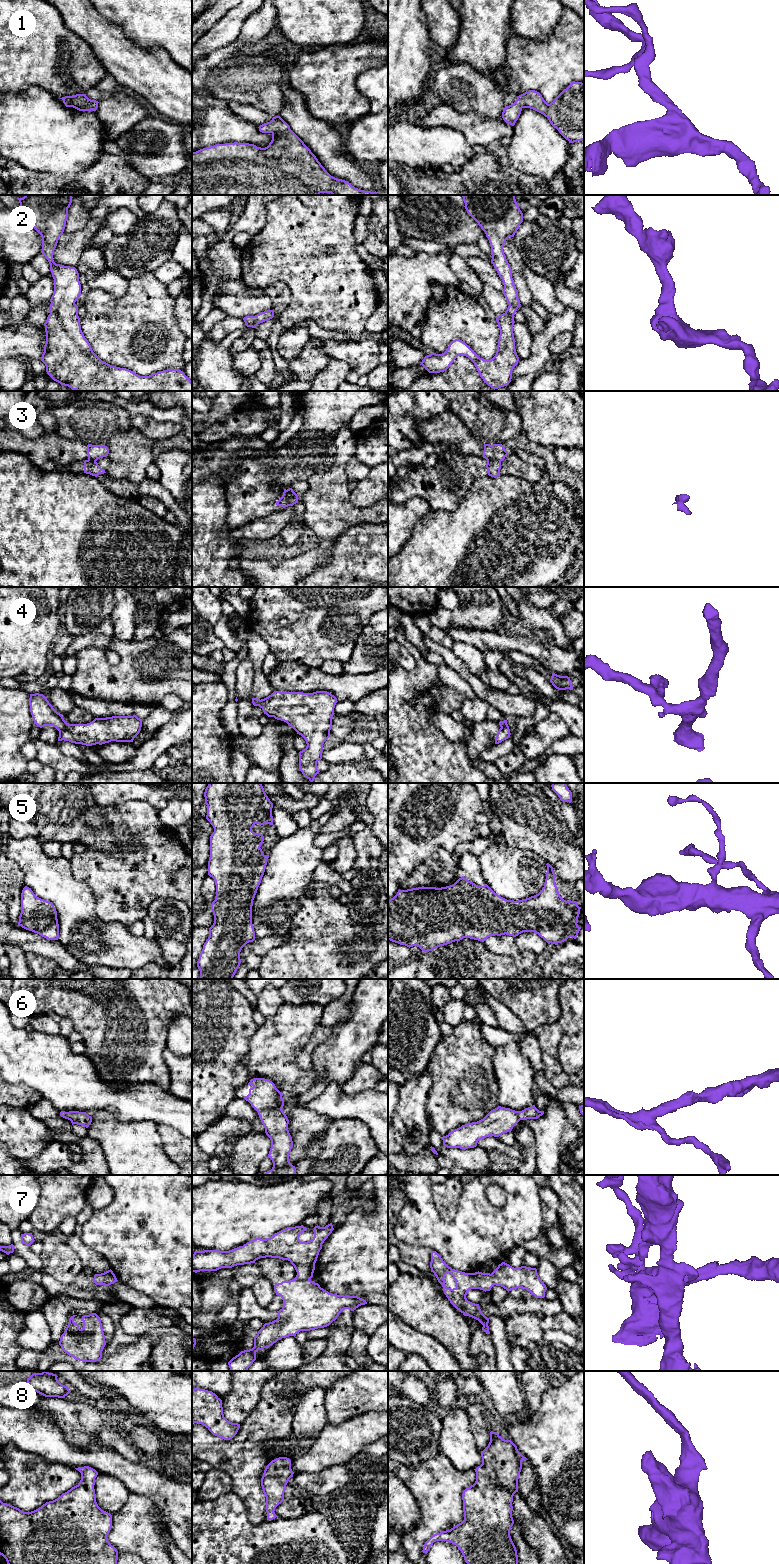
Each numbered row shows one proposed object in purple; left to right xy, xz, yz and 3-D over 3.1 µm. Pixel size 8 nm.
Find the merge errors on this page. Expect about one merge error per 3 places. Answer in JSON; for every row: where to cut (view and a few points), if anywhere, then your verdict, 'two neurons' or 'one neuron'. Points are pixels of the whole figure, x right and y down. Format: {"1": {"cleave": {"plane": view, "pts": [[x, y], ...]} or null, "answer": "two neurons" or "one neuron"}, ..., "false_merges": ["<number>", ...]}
{"1": {"cleave": null, "answer": "one neuron"}, "2": {"cleave": null, "answer": "one neuron"}, "3": {"cleave": {"plane": "yz", "pts": [[487, 459], [495, 459], [500, 462]]}, "answer": "two neurons"}, "4": {"cleave": {"plane": "xy", "pts": [[67, 723], [59, 731]]}, "answer": "two neurons"}, "5": {"cleave": null, "answer": "one neuron"}, "6": {"cleave": null, "answer": "one neuron"}, "7": {"cleave": null, "answer": "one neuron"}, "8": {"cleave": null, "answer": "one neuron"}, "false_merges": ["3", "4"]}

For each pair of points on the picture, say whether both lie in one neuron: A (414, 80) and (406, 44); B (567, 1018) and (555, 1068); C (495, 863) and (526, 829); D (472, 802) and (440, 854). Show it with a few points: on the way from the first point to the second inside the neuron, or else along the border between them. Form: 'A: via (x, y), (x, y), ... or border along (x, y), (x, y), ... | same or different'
A: via (406, 71), (406, 53) | same
B: via (558, 1030), (552, 1036), (552, 1056) | same
C: border along (502, 838), (510, 846), (530, 849), (532, 851) | different
D: border along (466, 842), (452, 851), (439, 847), (423, 861) | different

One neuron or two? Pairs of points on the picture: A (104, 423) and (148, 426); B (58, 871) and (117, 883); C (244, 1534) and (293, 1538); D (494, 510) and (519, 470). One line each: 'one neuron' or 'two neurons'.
A: two neurons
B: two neurons
C: one neuron
D: two neurons

